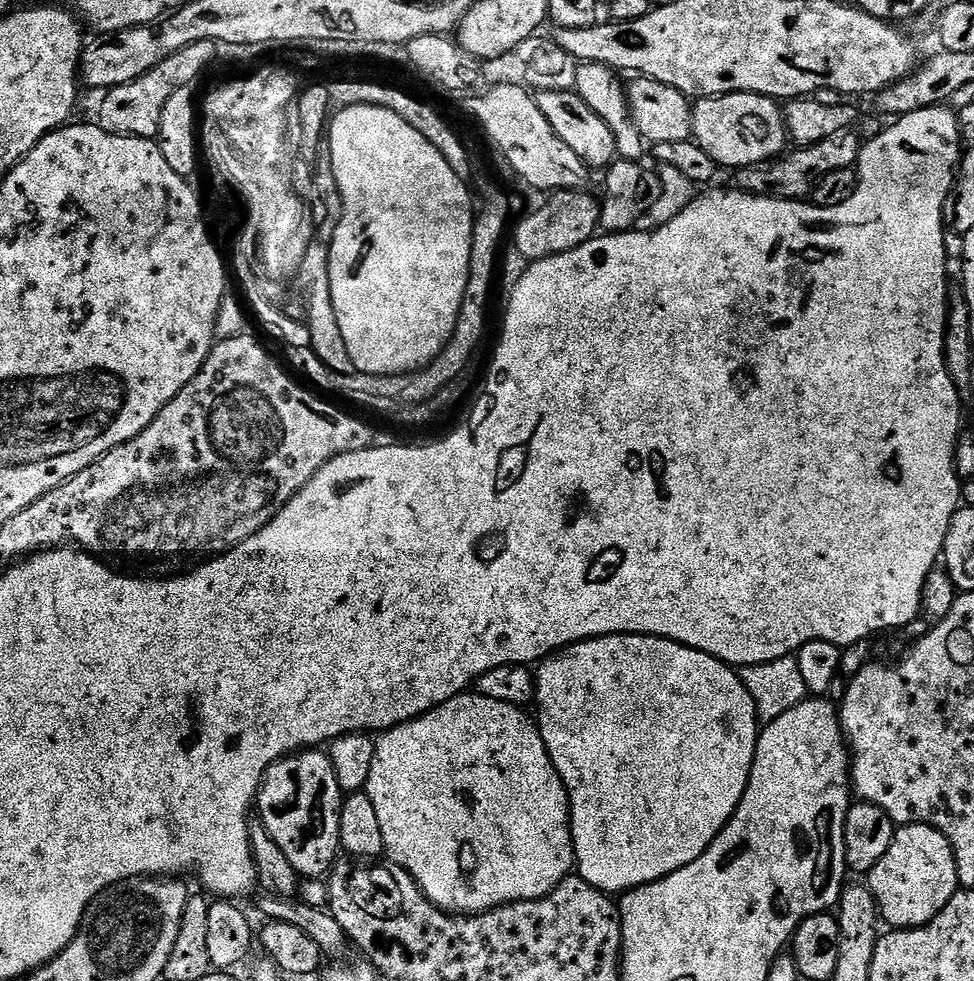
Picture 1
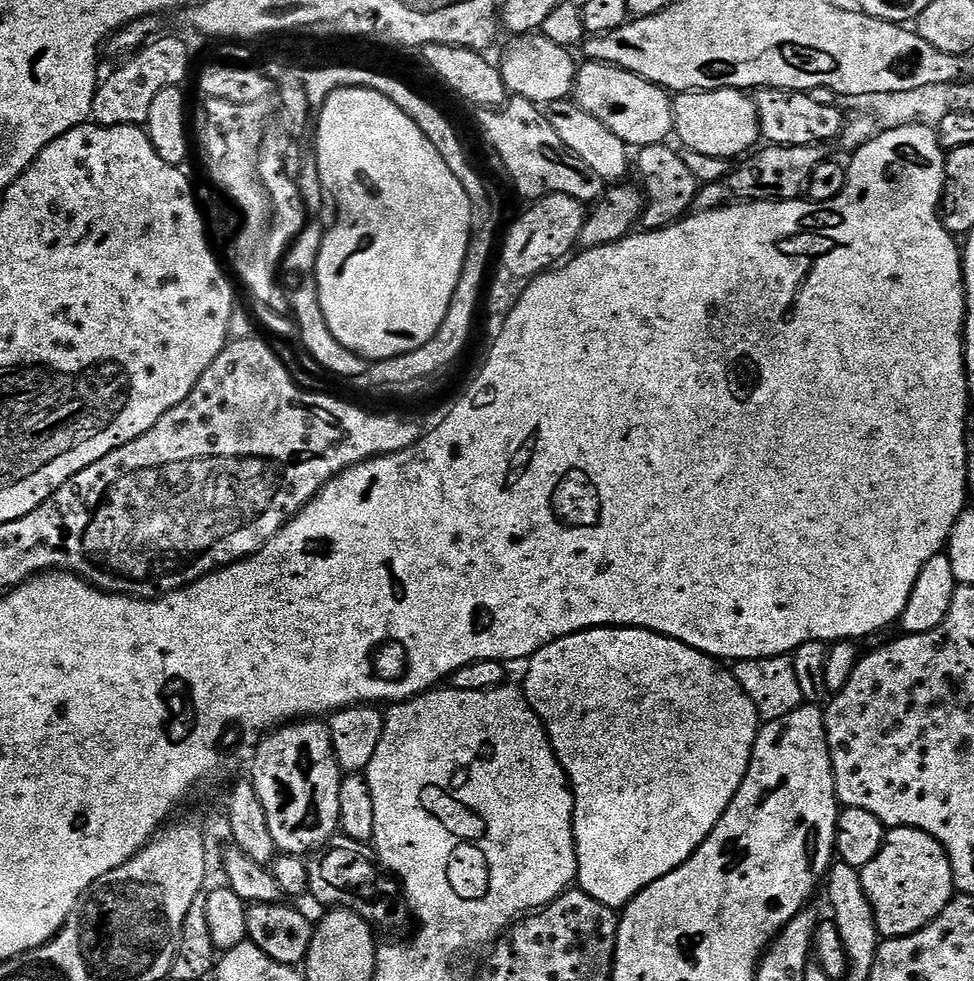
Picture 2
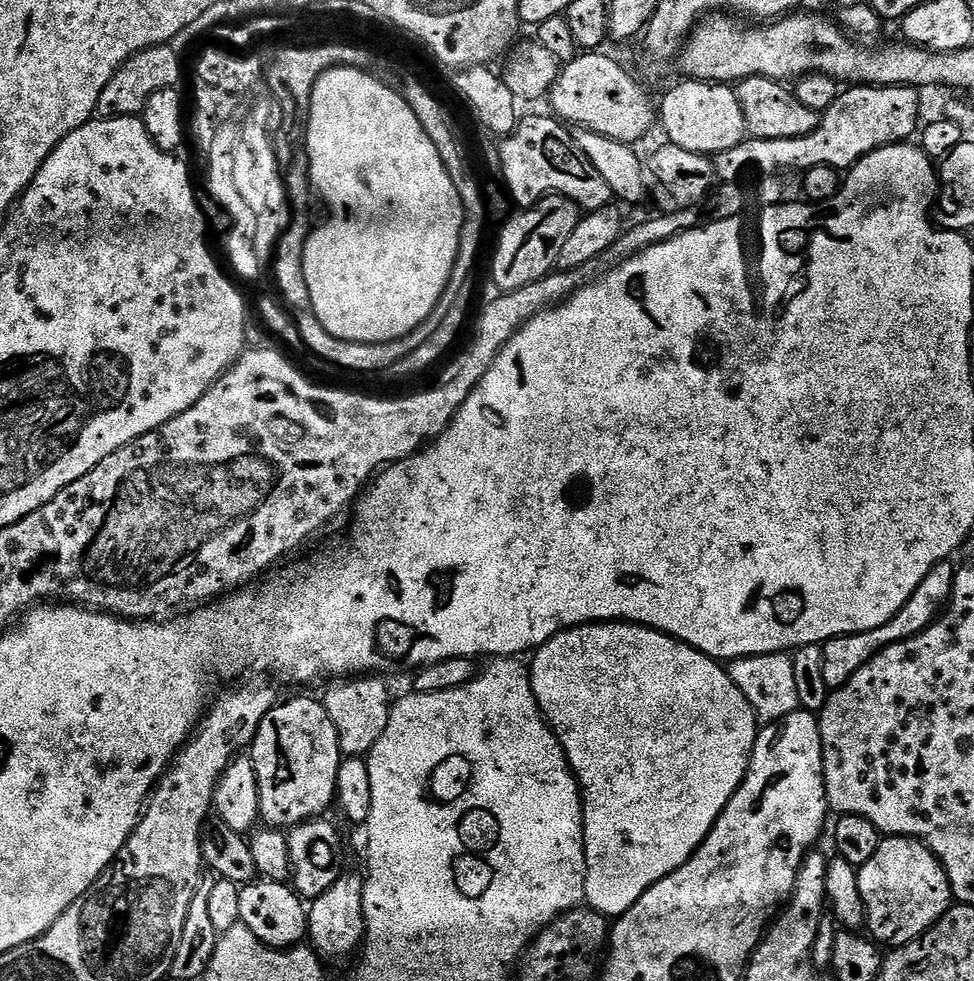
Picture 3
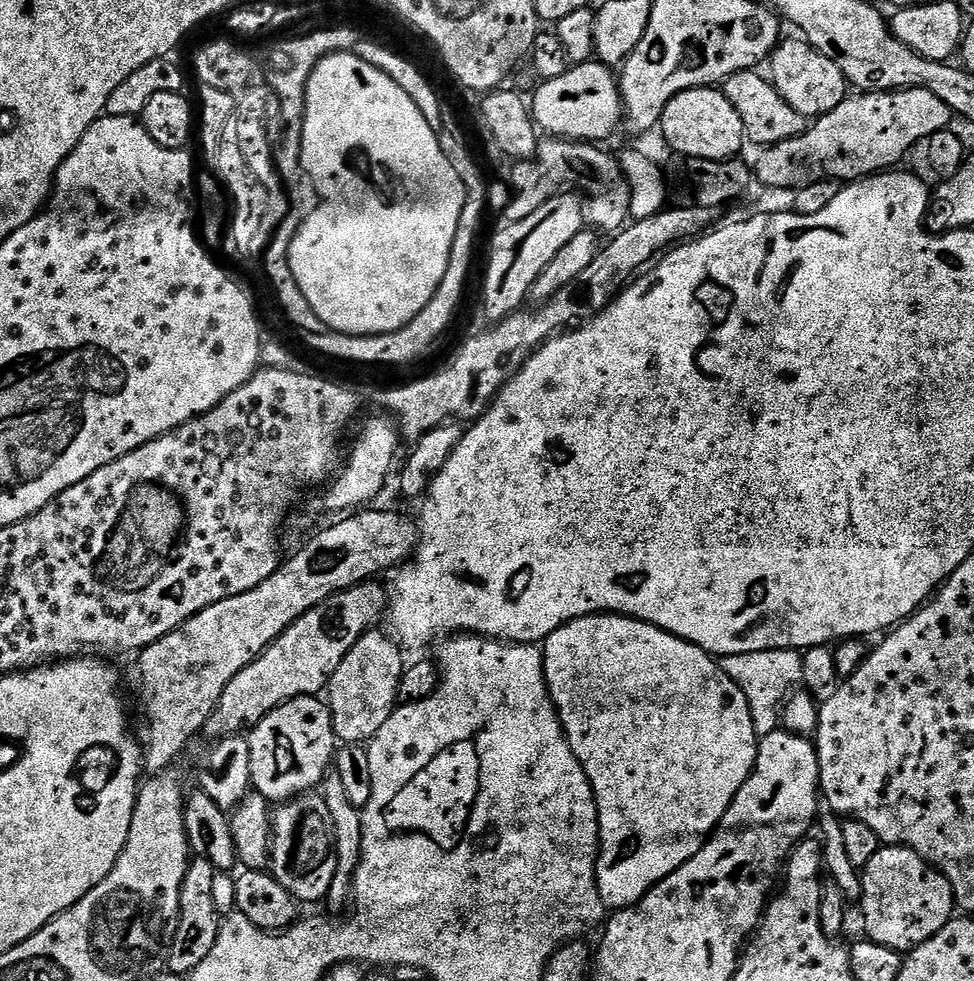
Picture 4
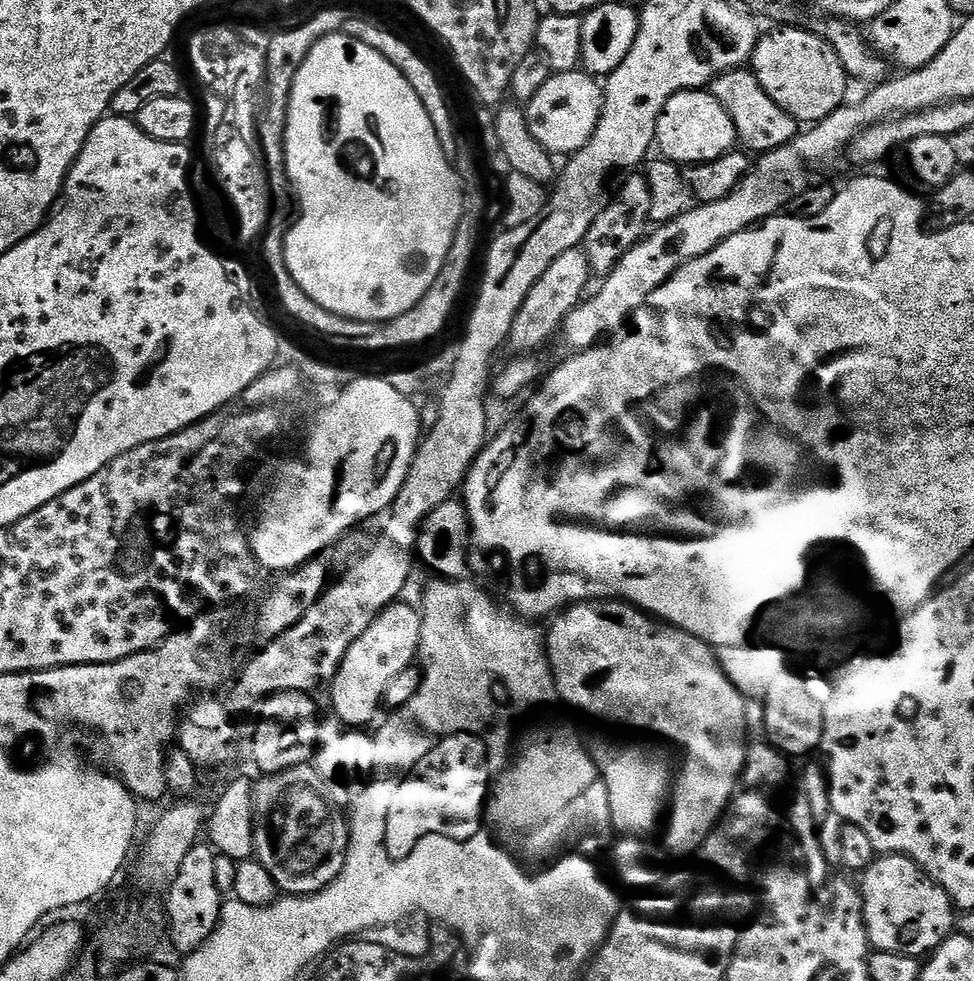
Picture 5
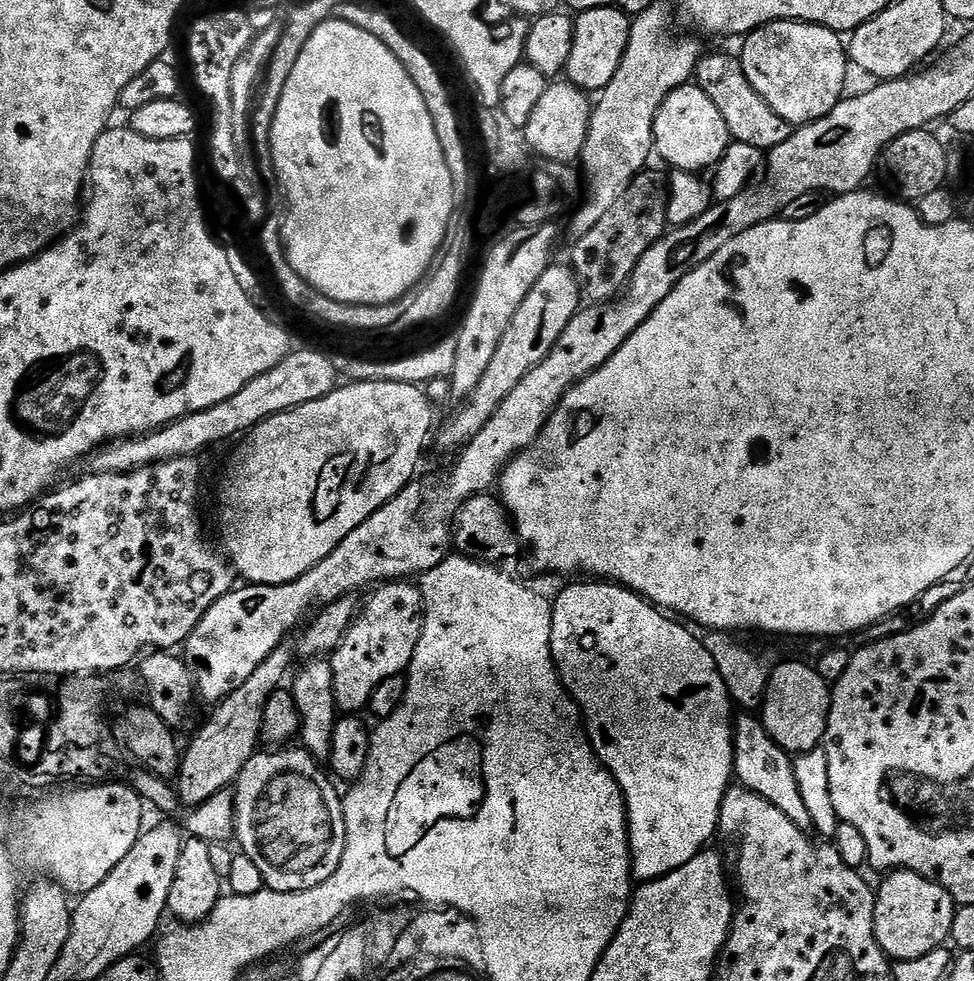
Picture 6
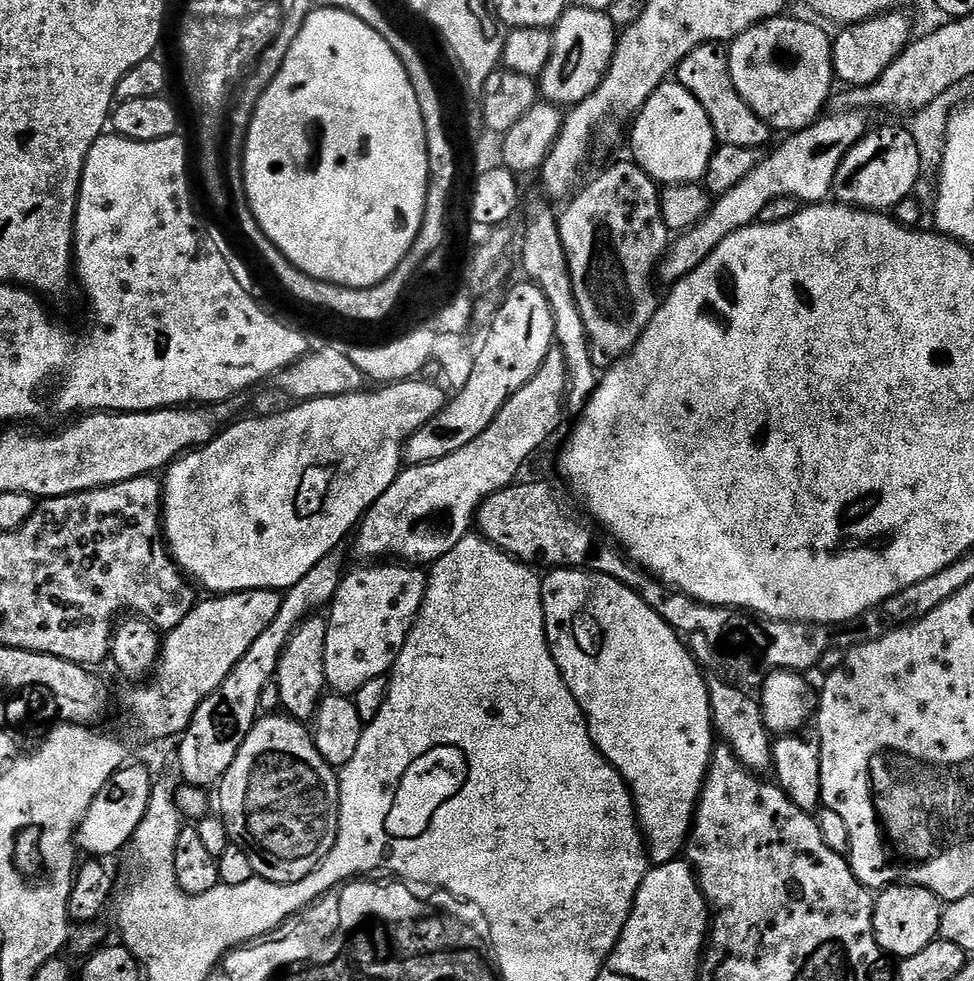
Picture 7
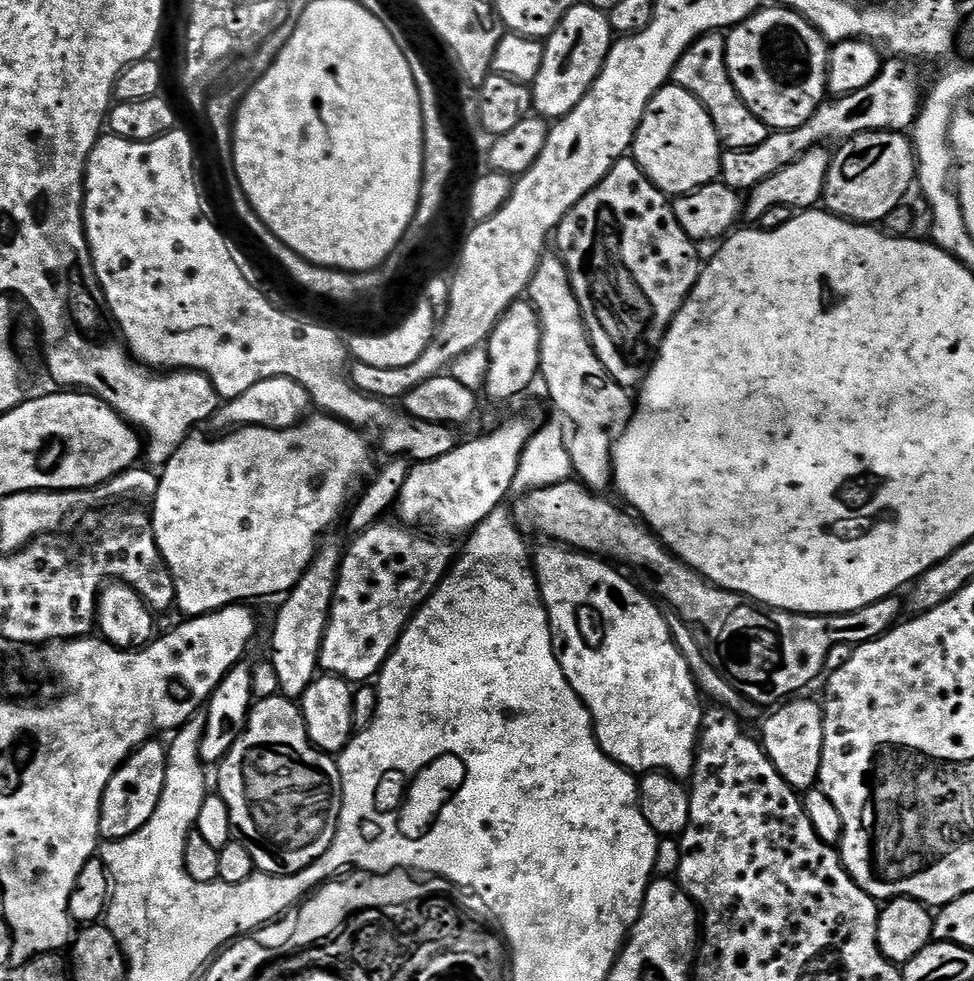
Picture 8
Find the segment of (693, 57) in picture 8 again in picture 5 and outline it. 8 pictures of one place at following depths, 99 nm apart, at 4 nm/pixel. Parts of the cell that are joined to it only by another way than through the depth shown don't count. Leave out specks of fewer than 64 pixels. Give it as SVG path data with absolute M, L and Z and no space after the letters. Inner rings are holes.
M747 67L733 68L730 72L723 72L716 77L710 85L712 96L730 114L734 122L736 138L741 149L752 154L769 152L775 148L781 148L791 142L798 134L798 122L758 82L756 73Z

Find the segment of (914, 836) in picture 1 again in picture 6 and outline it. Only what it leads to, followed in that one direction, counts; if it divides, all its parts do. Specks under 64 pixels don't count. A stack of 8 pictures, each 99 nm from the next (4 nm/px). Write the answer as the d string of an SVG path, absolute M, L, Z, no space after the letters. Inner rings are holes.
M892 870L875 889L876 905L874 906L874 934L880 943L885 956L893 961L922 958L922 954L930 954L930 950L947 945L952 934L952 920L956 917L957 903L952 896L933 880L927 880L917 872Z

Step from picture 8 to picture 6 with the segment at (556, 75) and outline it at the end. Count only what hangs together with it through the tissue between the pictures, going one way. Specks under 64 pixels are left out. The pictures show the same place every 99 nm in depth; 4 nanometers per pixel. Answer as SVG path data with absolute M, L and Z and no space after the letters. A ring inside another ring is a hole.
M619 7L595 8L579 13L572 30L572 49L566 76L577 88L588 94L599 93L614 78L628 45L630 17Z

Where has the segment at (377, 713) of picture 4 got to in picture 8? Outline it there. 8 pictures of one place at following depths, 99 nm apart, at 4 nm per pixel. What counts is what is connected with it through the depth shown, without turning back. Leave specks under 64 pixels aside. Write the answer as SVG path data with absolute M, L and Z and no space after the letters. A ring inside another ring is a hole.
M396 522L384 523L374 523L357 535L352 540L352 545L347 545L344 561L340 563L340 576L336 579L336 593L332 599L328 629L320 651L321 669L327 675L341 676L349 682L368 682L379 673L390 653L395 650L408 621L425 599L431 596L441 579L449 575L454 563L454 551L448 545L451 543L440 538L431 540L428 534L409 530Z

